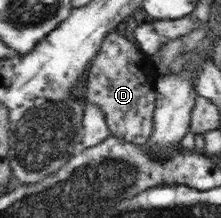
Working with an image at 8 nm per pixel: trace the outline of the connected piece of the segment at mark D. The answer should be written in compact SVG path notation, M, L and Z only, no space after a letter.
M118 29L106 36L102 50L91 63L89 76L78 92L88 104L102 108L111 137L122 137L132 144L147 146L155 132L156 84L159 76L153 57L144 53L137 42L123 37L121 29Z

